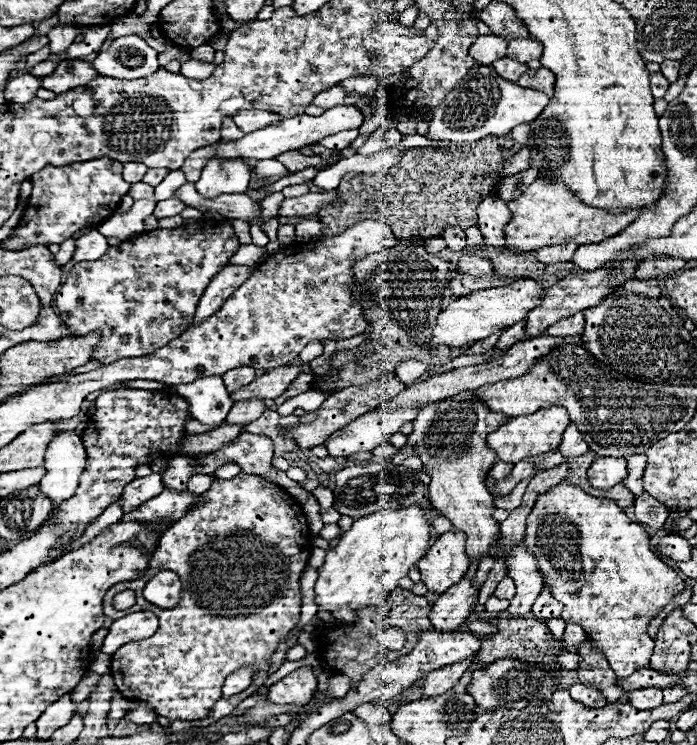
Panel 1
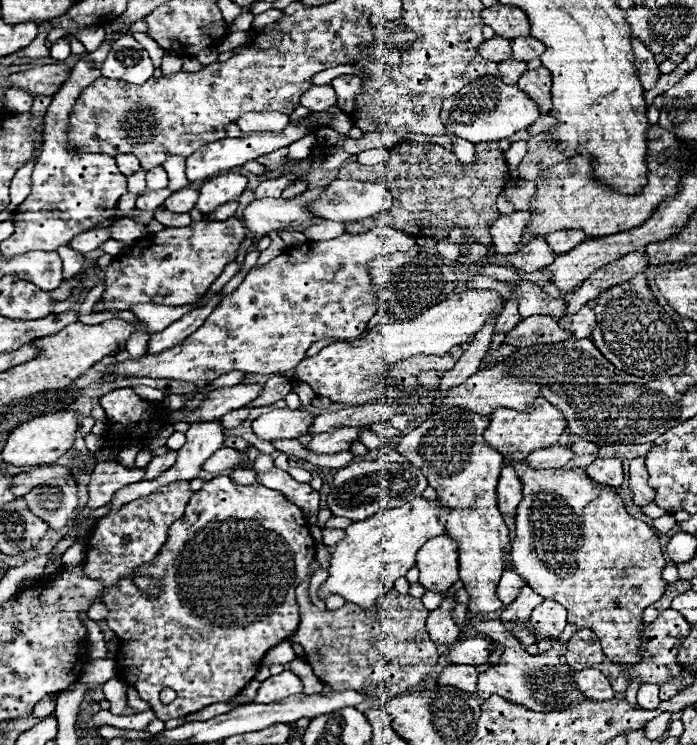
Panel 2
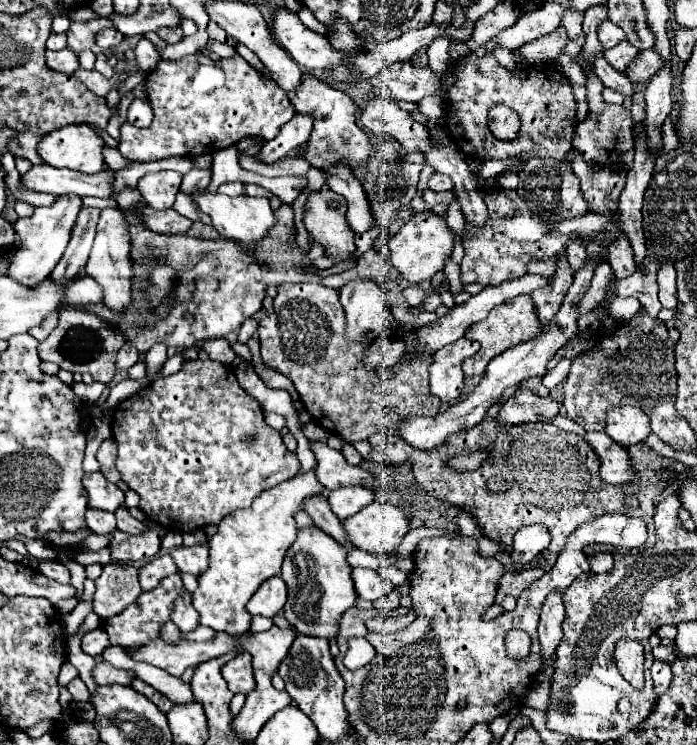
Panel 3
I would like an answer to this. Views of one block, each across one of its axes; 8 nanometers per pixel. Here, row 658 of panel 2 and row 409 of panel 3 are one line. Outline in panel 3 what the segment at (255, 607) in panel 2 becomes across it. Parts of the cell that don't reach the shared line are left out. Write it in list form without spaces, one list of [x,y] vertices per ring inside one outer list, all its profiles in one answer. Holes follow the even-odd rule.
[[[186,360],[186,362],[184,362],[184,370],[176,372],[176,374],[172,374],[172,376],[166,376],[166,378],[158,378],[156,382],[152,382],[152,384],[140,388],[134,396],[130,396],[128,400],[124,400],[124,402],[116,408],[114,418],[112,418],[112,434],[114,434],[114,440],[116,440],[116,444],[118,444],[116,468],[118,468],[118,472],[120,472],[120,478],[128,484],[128,488],[132,488],[134,492],[138,492],[142,512],[144,512],[150,520],[160,522],[160,526],[164,526],[168,532],[172,532],[172,530],[178,530],[178,532],[196,532],[196,530],[200,530],[200,528],[204,528],[204,526],[218,524],[226,514],[238,510],[238,508],[248,508],[250,502],[256,498],[256,494],[260,494],[262,490],[268,490],[268,488],[272,488],[272,486],[276,486],[276,484],[280,484],[280,482],[284,482],[284,480],[290,480],[290,478],[296,476],[298,470],[300,470],[300,462],[298,462],[296,454],[292,454],[292,452],[286,450],[280,432],[274,430],[274,428],[270,428],[270,426],[264,422],[264,414],[262,414],[260,404],[240,388],[240,384],[238,384],[238,380],[236,380],[236,376],[234,376],[234,372],[232,372],[232,368],[222,366],[222,364],[218,364],[218,362]],[[248,434],[254,436],[252,442],[244,442],[244,436],[248,436]]]

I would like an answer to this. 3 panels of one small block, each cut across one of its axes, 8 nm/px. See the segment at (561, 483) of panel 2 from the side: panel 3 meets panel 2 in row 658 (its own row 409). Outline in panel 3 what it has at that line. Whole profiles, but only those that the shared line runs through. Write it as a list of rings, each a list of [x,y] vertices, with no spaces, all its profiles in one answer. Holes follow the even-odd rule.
[[[618,406],[606,414],[606,434],[620,446],[642,442],[650,434],[648,416],[636,406]]]

